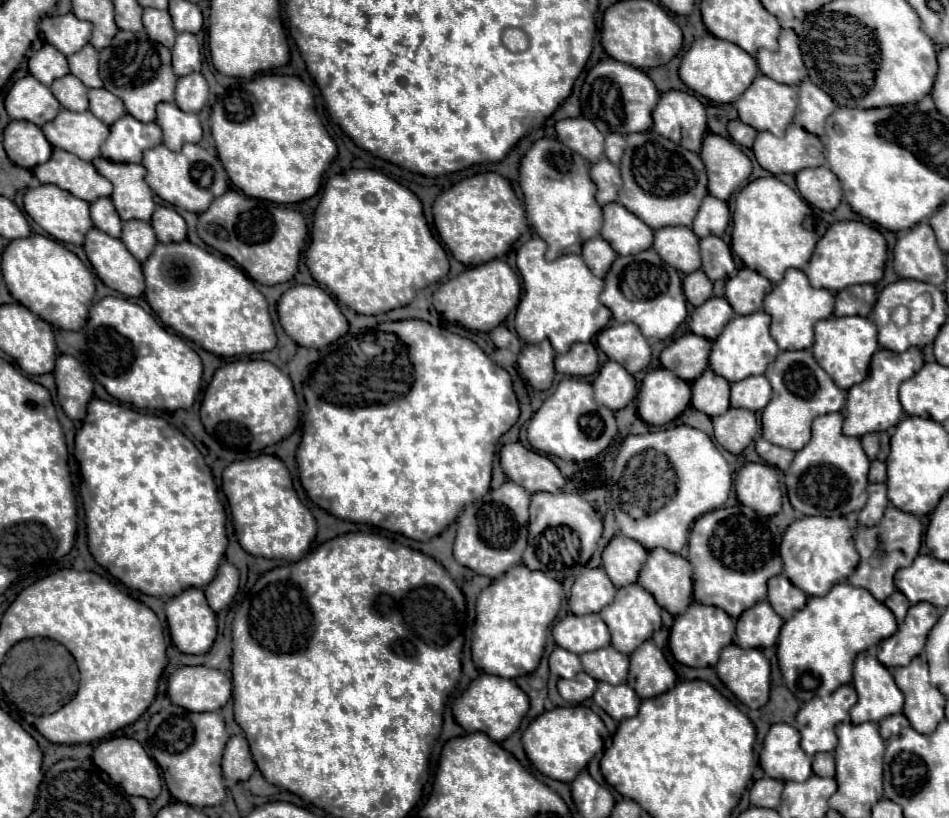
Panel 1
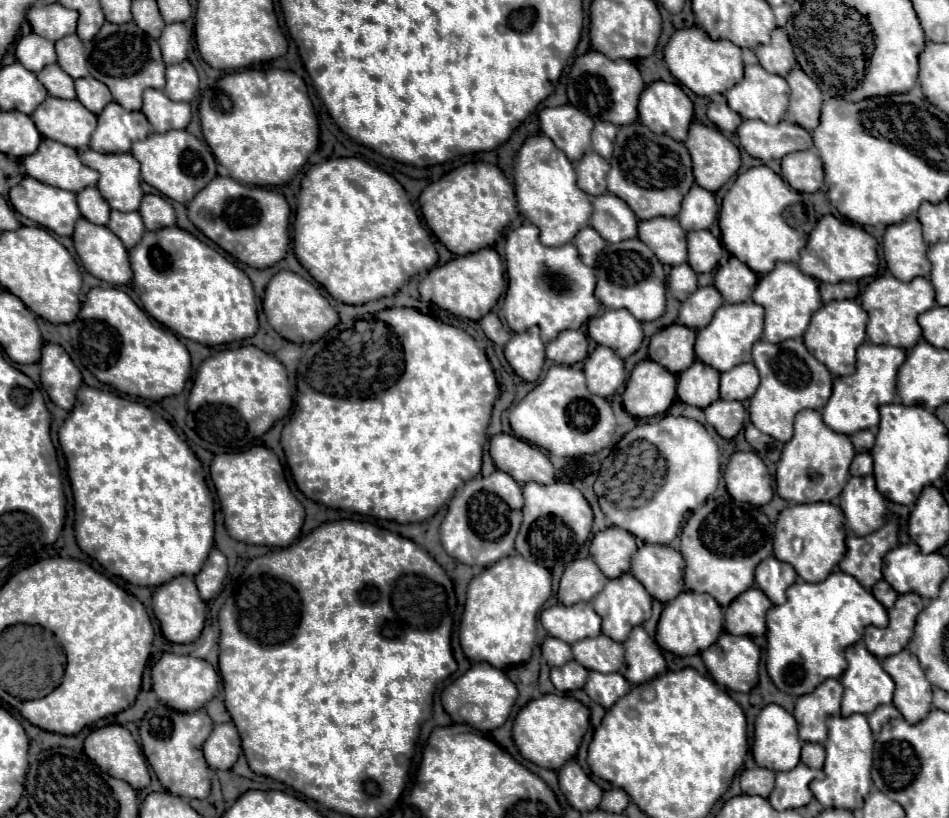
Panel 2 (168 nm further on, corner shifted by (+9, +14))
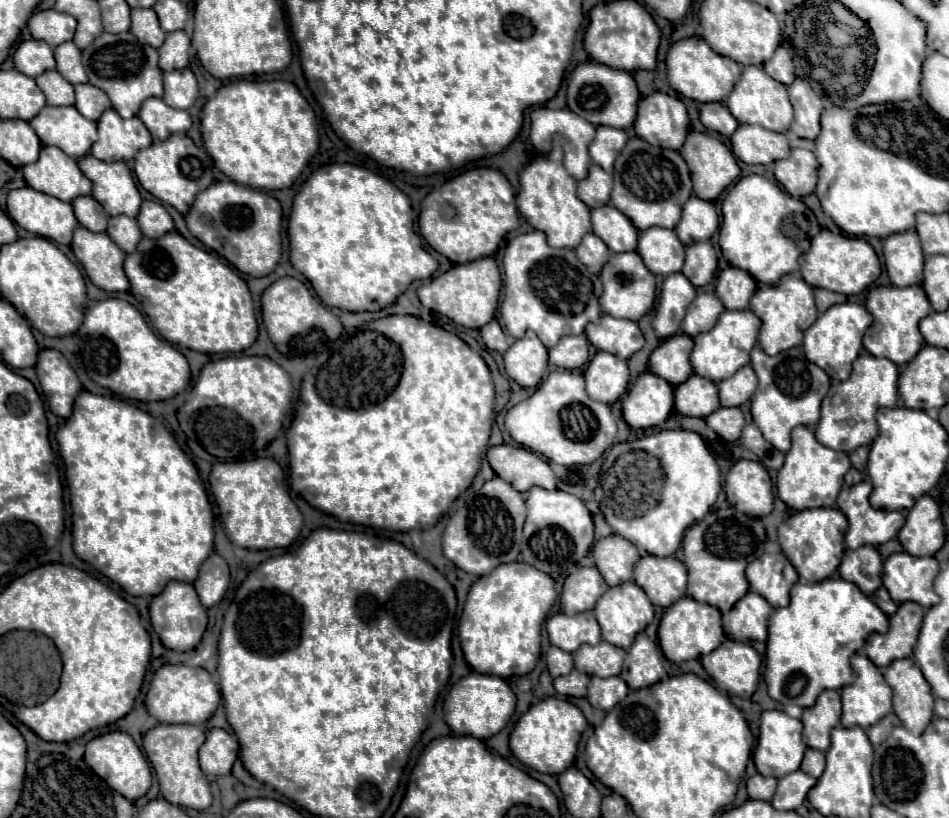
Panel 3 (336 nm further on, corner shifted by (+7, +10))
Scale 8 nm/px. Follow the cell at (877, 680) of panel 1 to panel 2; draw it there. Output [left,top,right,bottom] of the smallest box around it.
[840,642,894,716]

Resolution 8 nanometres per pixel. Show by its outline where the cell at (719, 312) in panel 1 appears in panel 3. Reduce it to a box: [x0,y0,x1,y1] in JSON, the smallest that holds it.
[682,292,724,336]

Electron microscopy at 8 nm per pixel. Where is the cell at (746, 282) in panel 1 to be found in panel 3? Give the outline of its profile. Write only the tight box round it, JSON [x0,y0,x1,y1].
[715,268,756,310]

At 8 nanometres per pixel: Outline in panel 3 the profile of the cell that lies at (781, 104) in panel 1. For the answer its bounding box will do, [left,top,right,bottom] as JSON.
[726,66,794,132]

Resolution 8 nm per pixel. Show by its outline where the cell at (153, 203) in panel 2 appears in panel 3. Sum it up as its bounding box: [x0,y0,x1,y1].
[138,202,174,238]

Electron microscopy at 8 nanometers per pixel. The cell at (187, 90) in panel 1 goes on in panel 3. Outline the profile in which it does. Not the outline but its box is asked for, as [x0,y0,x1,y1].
[164,68,198,110]

